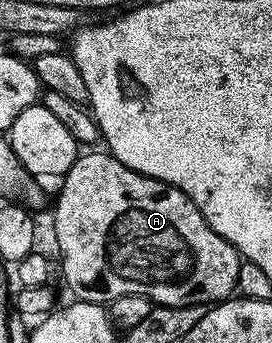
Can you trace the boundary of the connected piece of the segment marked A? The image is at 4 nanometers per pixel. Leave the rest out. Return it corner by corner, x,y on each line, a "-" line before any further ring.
83,152
61,178
58,202
52,205
59,240
62,277
79,301
109,303
124,295
147,297
154,305
213,306
237,290
240,254
200,215
196,203
174,185
132,171
109,152

